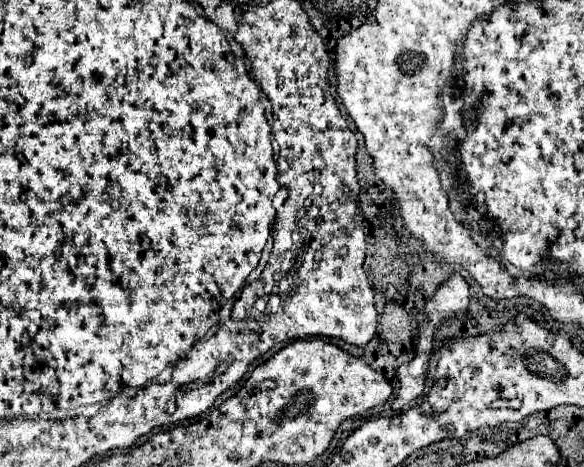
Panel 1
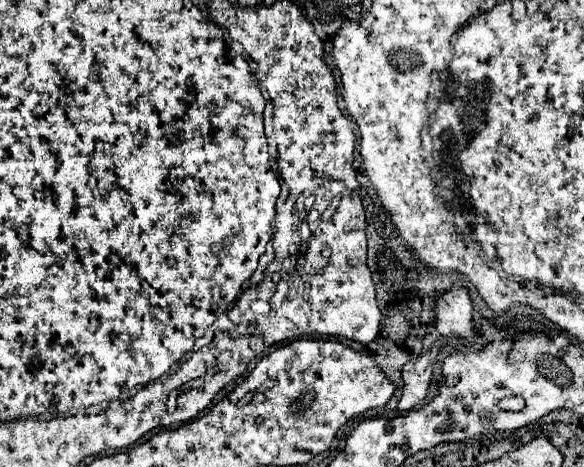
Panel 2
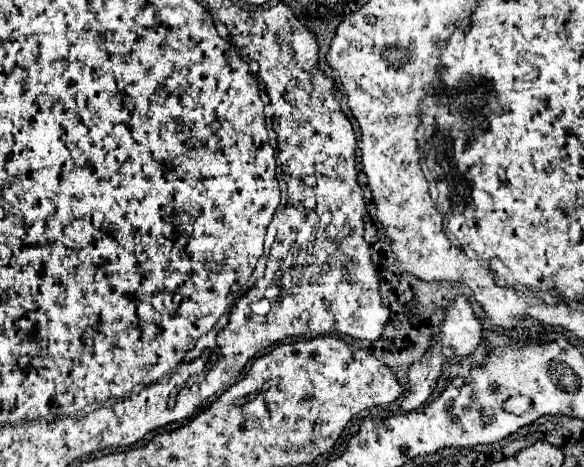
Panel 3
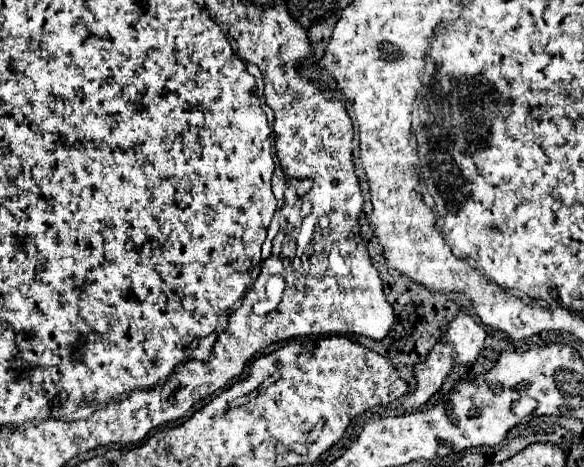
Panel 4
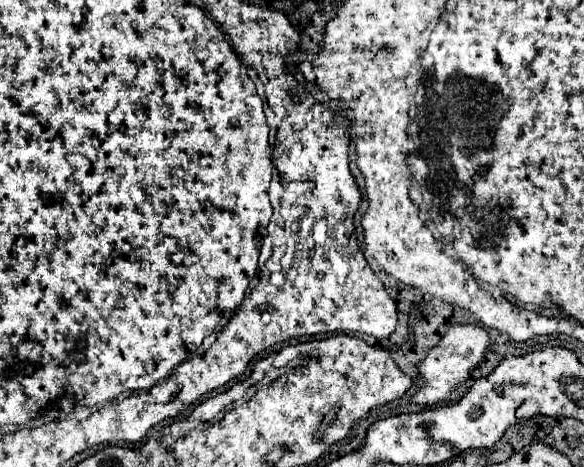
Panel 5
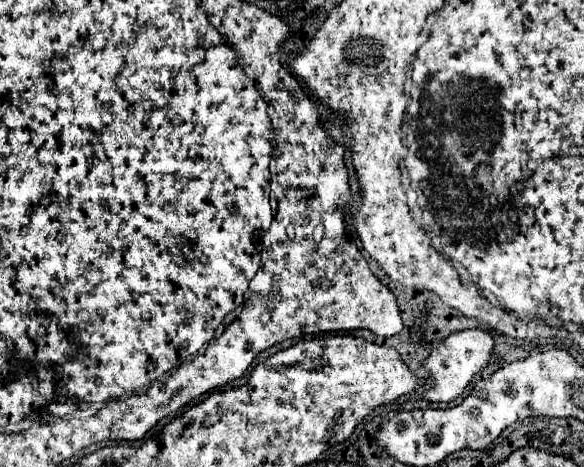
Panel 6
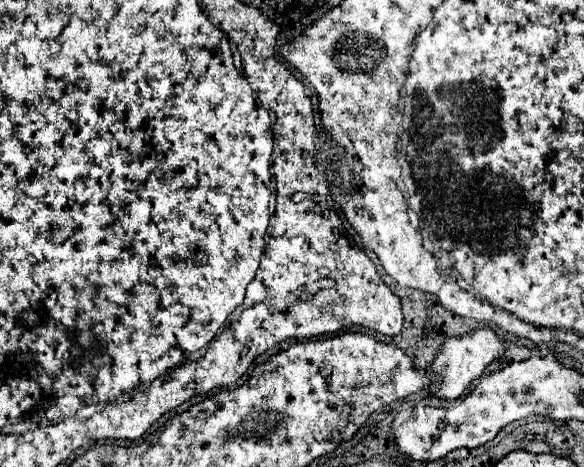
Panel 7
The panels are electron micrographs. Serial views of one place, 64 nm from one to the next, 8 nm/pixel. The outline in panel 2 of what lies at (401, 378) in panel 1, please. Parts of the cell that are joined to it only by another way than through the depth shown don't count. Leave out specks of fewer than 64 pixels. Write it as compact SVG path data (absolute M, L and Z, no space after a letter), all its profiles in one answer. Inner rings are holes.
M414 362L404 366L404 372L402 372L404 392L402 392L402 398L398 402L400 412L408 412L408 410L412 410L412 408L416 408L424 402L424 398L428 394L428 388L430 388L432 372L434 372L434 368L426 368L422 374L418 374L414 370Z

